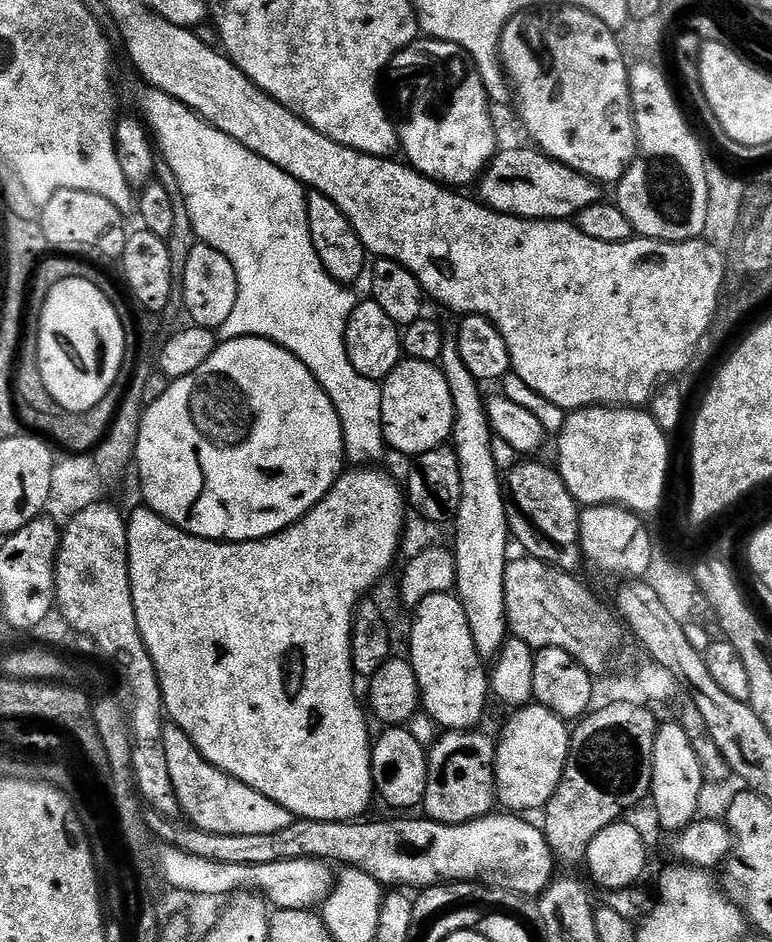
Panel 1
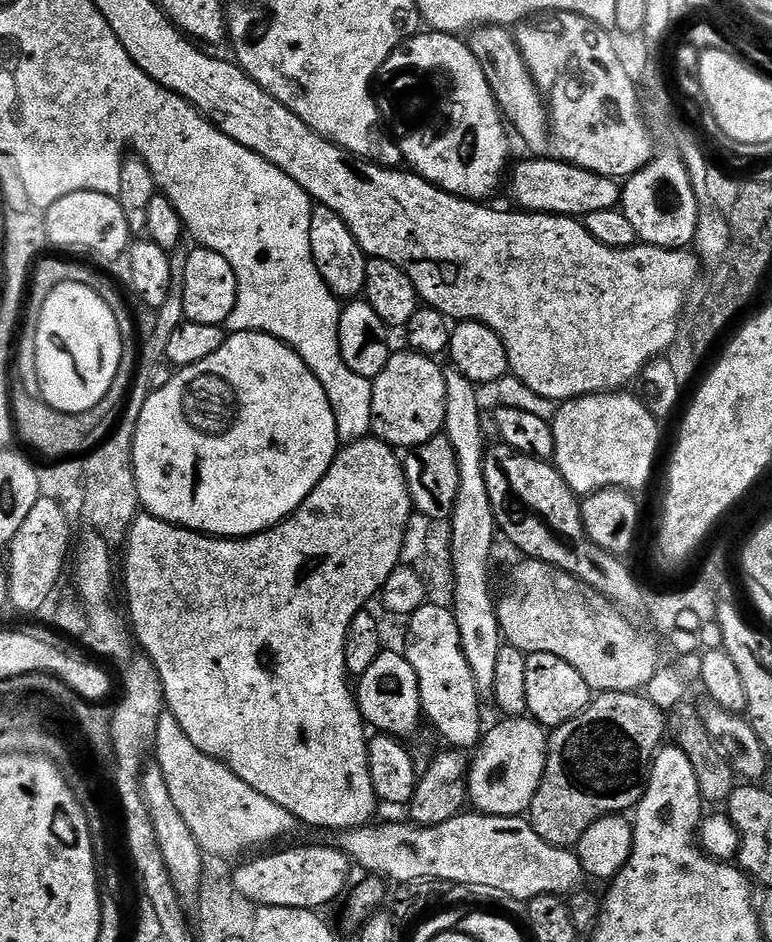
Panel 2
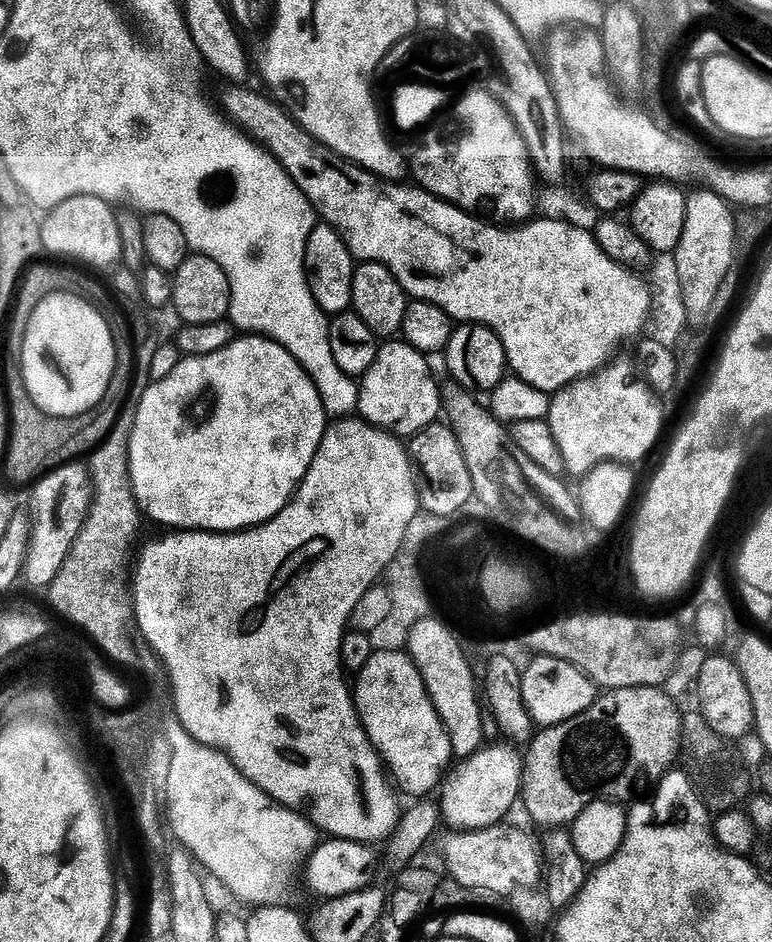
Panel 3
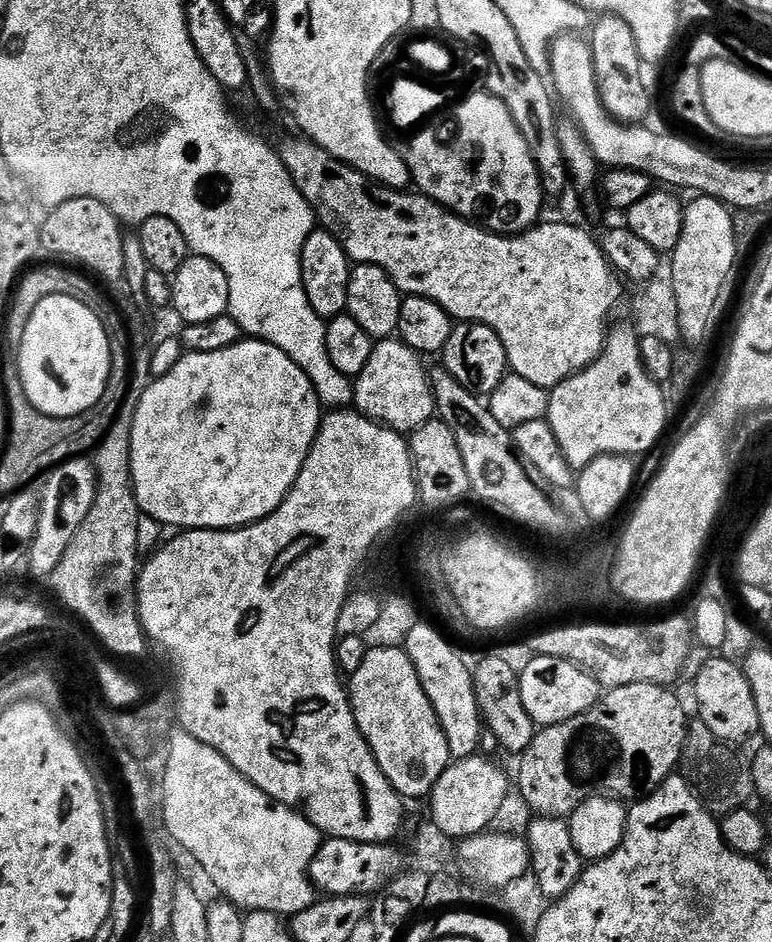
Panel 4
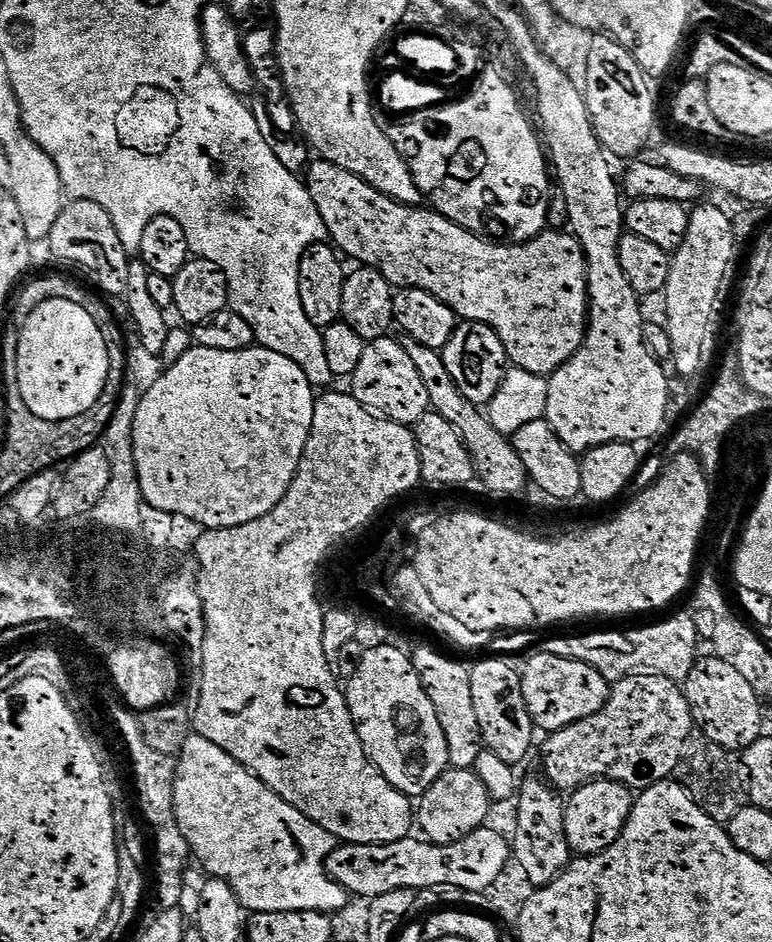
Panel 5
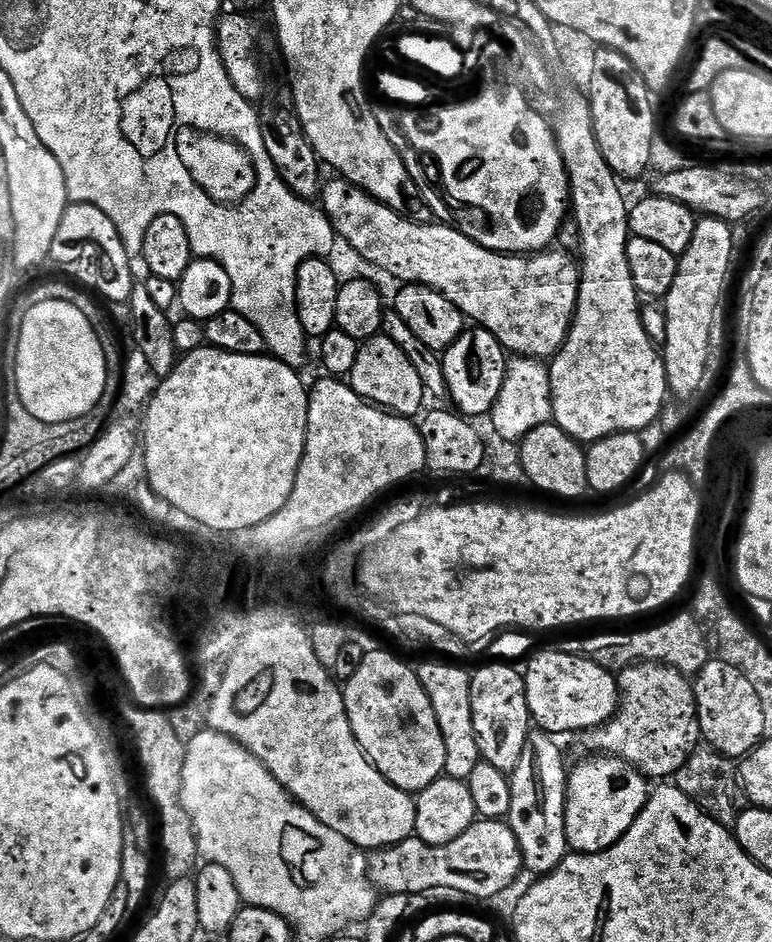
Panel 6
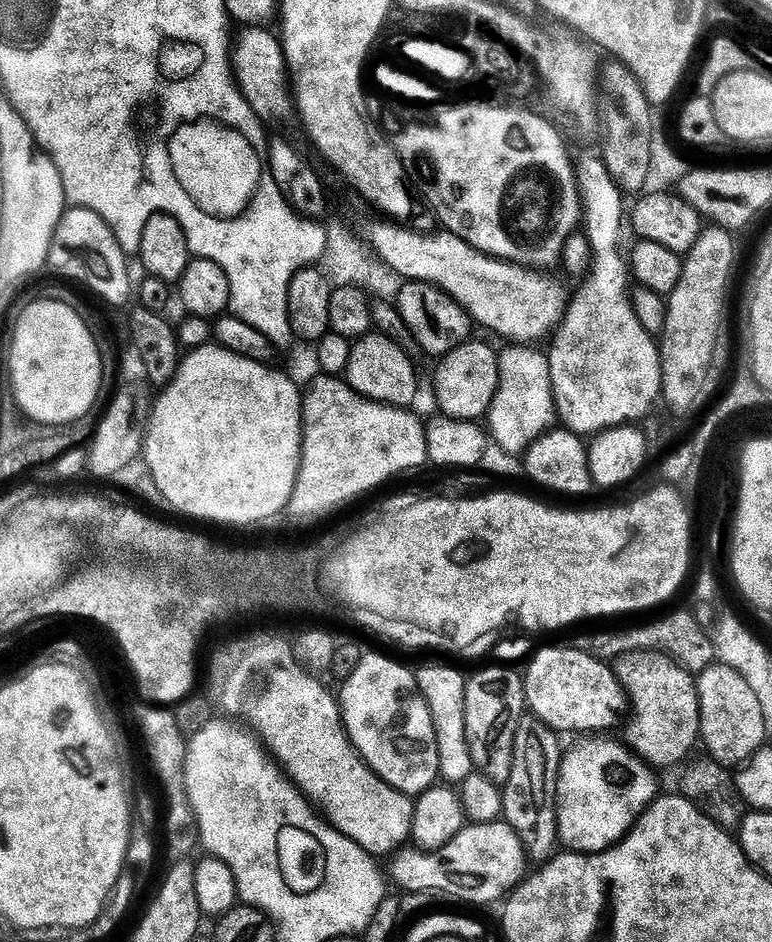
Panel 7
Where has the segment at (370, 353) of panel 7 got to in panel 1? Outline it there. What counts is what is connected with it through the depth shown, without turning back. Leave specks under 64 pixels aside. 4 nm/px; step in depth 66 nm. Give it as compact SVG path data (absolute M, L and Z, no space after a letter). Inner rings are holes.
M401 359L400 365L382 381L382 426L384 442L389 449L405 452L409 458L415 458L435 448L445 447L452 439L452 427L456 421L454 398L450 386L436 364L427 364L421 360Z

